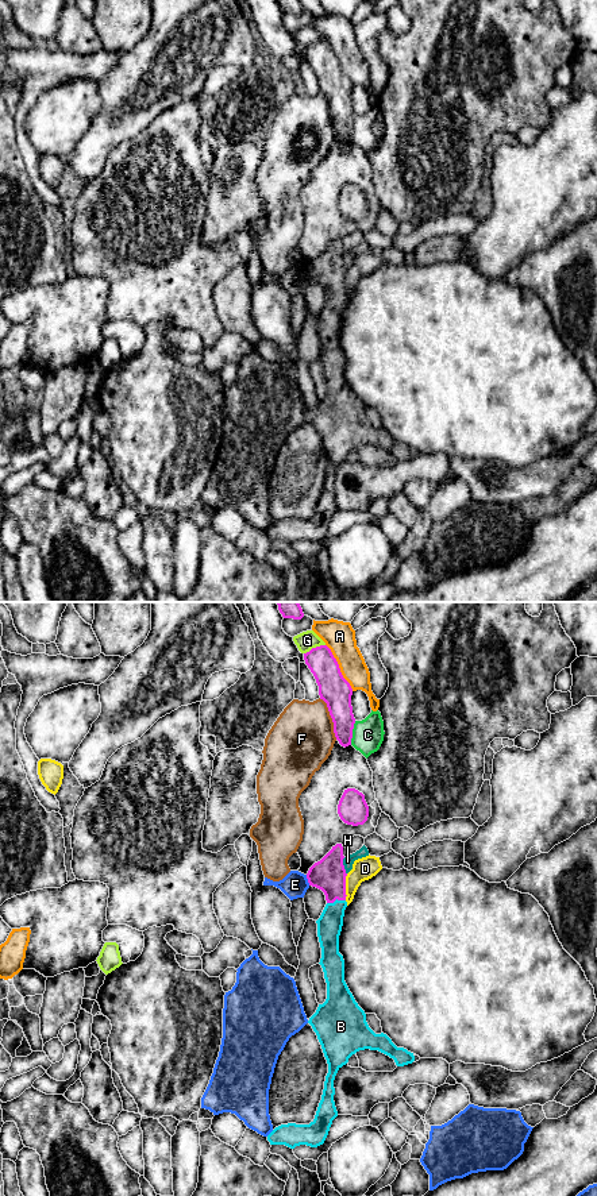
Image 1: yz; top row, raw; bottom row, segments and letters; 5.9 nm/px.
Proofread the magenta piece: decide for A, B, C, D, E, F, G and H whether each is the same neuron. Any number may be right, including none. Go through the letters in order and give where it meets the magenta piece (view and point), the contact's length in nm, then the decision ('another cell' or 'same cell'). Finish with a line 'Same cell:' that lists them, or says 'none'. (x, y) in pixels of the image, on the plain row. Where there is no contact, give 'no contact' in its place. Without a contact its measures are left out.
A: yz (338, 62) | 320 nm | another cell
B: yz (335, 294) | 110 nm | same cell
C: yz (351, 128) | 150 nm | another cell
D: yz (345, 282) | 160 nm | another cell
E: yz (308, 276) | 70 nm | another cell
F: yz (331, 112) | 260 nm | another cell
G: yz (314, 43) | 140 nm | another cell
H: yz (343, 261) | 110 nm | another cell
Same cell: B

